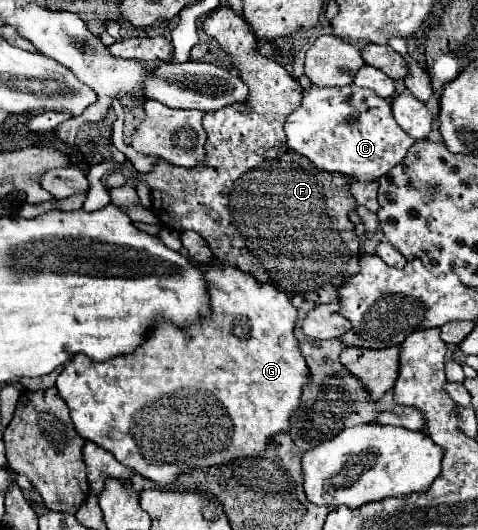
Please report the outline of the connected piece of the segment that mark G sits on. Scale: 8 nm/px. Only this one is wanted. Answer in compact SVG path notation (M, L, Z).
M214 261L214 263L206 265L204 271L208 277L212 307L216 311L212 315L210 323L198 323L198 327L186 327L186 331L178 331L172 323L158 323L158 327L154 327L154 335L150 335L150 339L146 339L146 343L142 345L142 351L138 351L138 355L126 355L126 357L118 357L118 359L108 359L102 363L94 363L92 359L86 359L84 355L74 355L74 359L64 367L64 371L56 379L56 387L70 407L70 415L72 415L72 423L76 427L76 433L86 441L98 443L100 447L110 451L122 465L136 469L140 475L156 481L158 485L170 485L170 483L178 481L178 477L182 473L188 473L192 469L222 467L222 465L228 465L236 459L254 457L260 451L264 451L268 447L268 443L274 439L274 435L290 433L290 419L302 403L304 385L310 383L310 369L306 367L304 355L300 355L302 353L300 343L294 337L298 309L292 305L290 297L286 297L286 293L278 291L272 285L258 285L252 275L242 273L232 263Z

